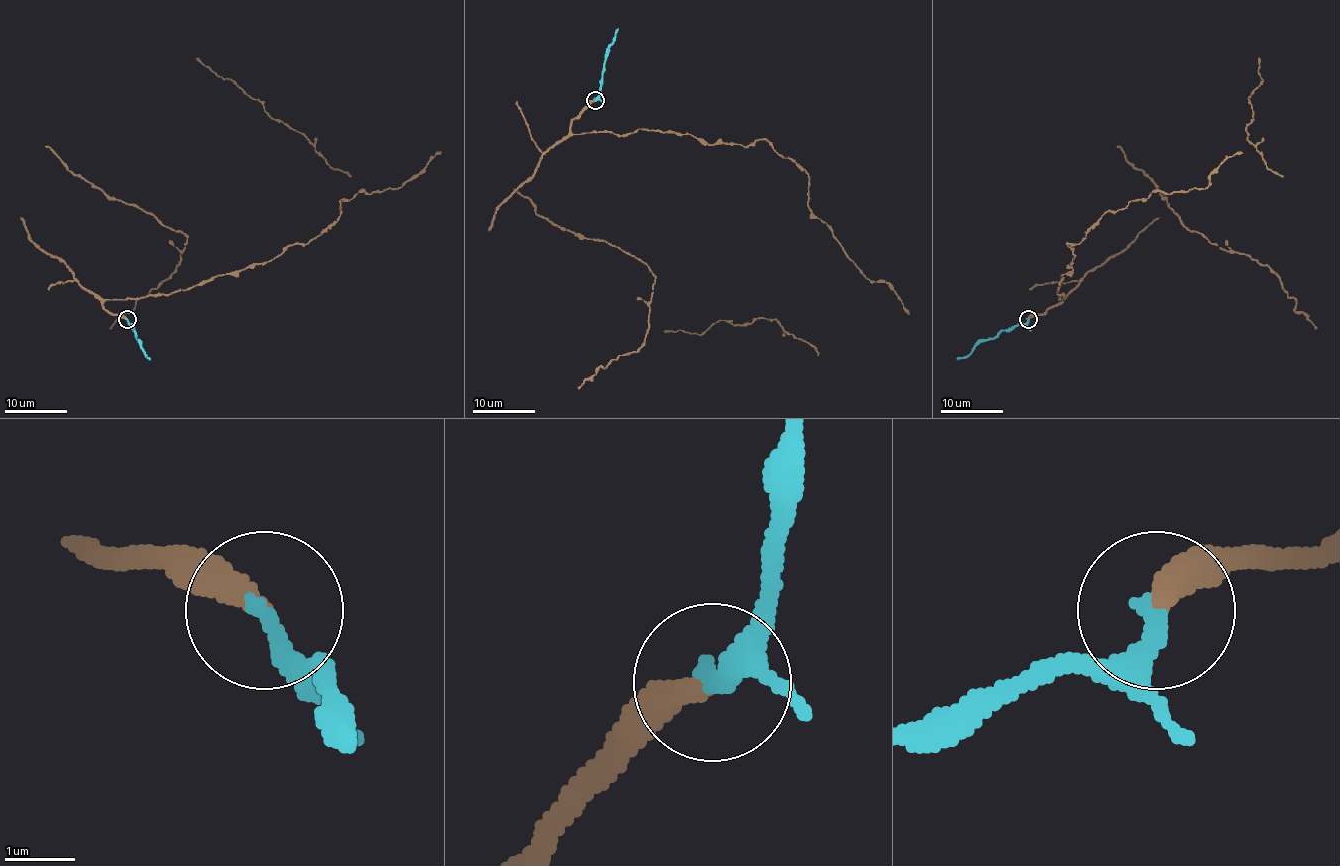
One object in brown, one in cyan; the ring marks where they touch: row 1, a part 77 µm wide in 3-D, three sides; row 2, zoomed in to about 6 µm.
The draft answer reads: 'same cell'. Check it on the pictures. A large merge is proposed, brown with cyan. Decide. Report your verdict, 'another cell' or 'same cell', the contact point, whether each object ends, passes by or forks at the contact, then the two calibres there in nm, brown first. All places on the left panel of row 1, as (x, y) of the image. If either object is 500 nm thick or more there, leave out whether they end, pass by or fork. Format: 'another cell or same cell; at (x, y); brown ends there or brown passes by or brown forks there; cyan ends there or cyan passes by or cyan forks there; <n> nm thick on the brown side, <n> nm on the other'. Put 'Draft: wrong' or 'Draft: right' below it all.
same cell; at (127, 319); brown ends there; cyan ends there; 360 nm thick on the brown side, 300 nm on the other
Draft: right

